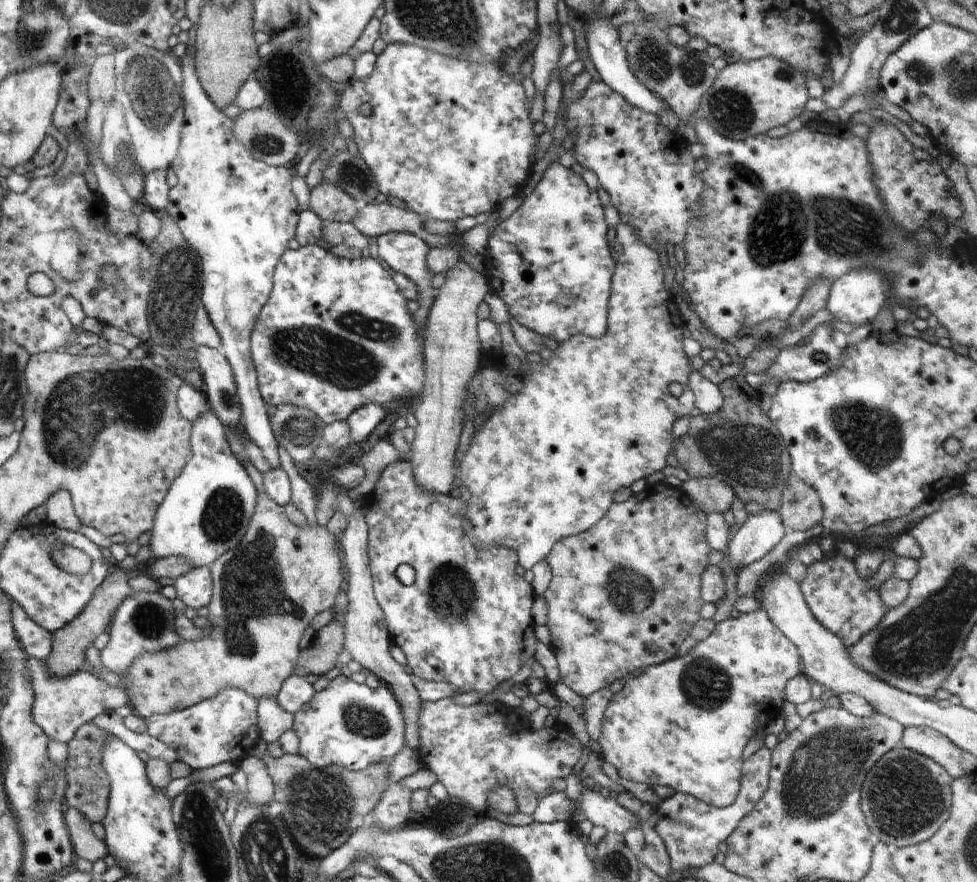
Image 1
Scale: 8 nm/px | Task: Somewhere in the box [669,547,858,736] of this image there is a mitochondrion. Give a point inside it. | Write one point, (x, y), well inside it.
(705, 684)

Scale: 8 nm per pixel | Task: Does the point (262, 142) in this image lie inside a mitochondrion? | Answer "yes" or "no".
yes

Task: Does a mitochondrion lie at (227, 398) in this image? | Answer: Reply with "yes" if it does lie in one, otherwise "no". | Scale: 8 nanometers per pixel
yes

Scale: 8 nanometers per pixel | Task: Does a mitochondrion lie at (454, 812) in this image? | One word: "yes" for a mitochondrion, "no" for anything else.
yes

